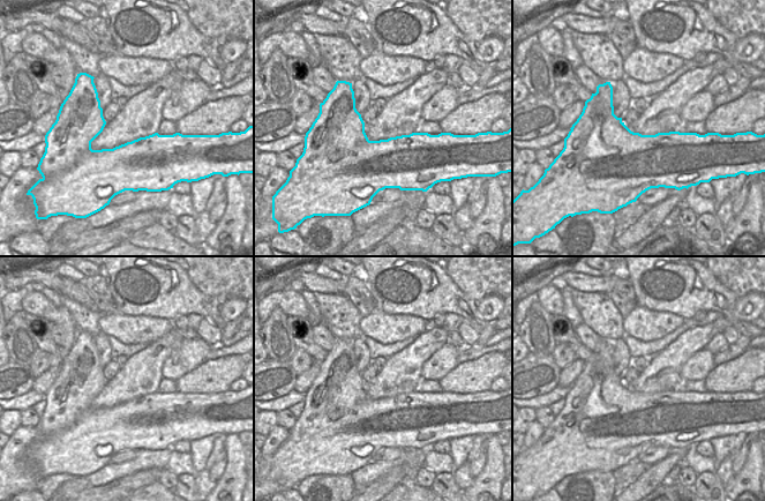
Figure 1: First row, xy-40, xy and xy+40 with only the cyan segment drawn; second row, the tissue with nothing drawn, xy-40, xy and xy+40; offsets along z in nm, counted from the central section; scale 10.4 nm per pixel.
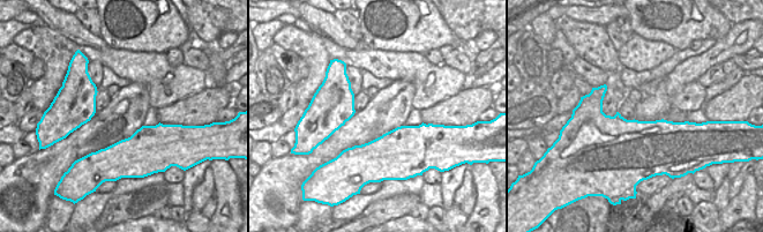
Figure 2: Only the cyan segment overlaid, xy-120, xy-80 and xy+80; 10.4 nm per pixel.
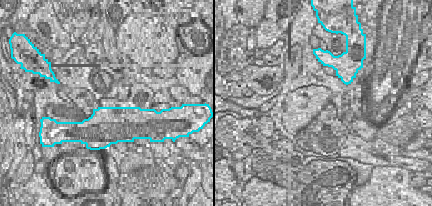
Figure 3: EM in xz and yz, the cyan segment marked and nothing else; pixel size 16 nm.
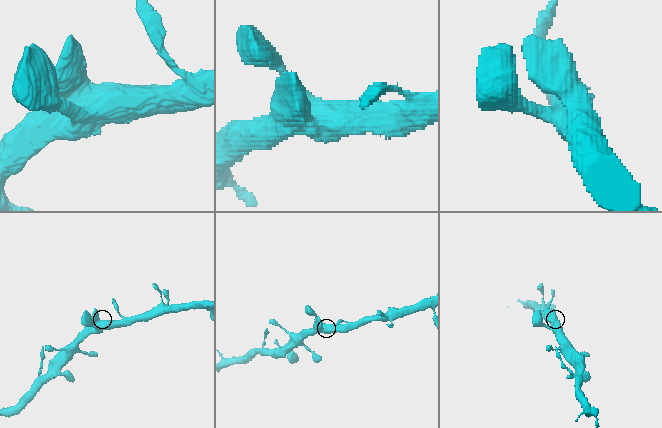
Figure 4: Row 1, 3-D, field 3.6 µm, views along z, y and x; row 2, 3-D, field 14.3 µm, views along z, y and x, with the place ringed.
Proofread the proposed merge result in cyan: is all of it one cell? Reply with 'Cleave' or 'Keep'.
Keep.

